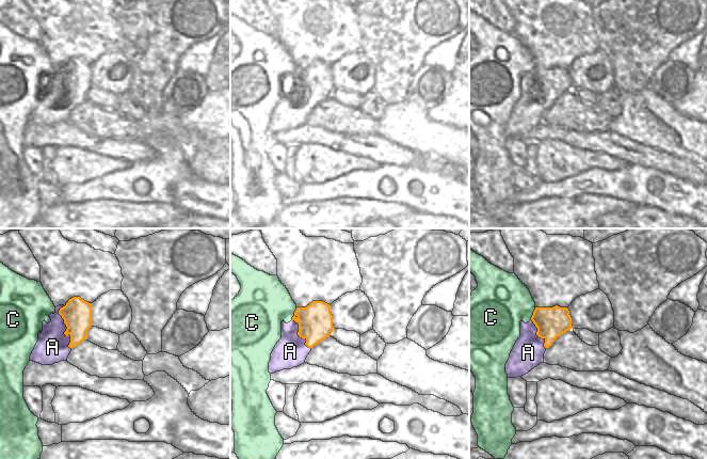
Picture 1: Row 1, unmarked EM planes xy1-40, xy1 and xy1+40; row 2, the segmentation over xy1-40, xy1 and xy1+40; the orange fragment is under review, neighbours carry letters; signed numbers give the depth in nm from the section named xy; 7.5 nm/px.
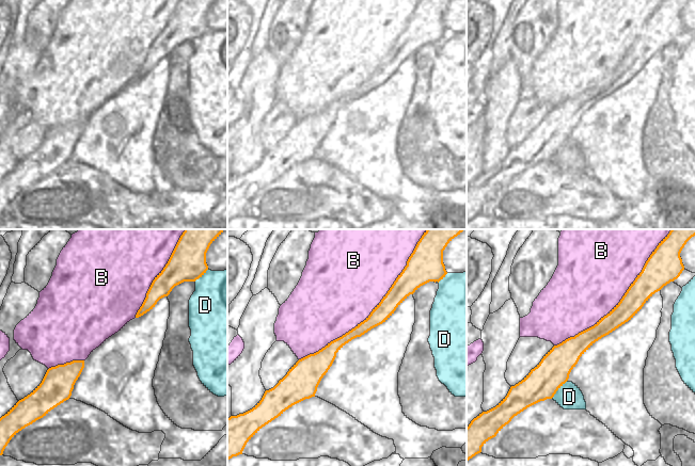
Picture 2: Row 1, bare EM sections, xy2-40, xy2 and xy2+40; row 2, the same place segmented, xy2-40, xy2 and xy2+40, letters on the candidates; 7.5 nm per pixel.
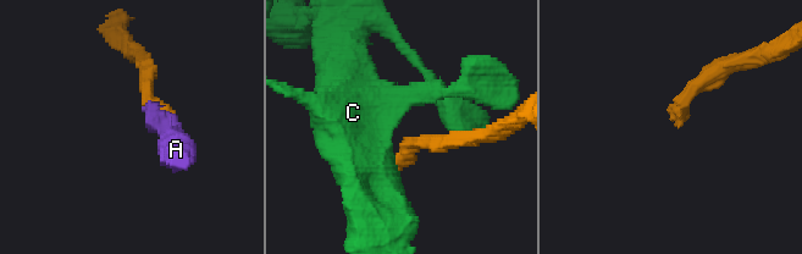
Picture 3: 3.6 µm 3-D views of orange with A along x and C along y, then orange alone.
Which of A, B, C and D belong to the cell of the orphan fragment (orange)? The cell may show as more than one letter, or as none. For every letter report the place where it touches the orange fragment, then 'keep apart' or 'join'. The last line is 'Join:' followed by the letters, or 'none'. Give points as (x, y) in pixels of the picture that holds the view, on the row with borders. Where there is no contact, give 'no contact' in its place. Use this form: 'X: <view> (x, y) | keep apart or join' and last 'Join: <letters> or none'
A: xy1-40 (66, 329) | join
B: xy2 (376, 307) | keep apart
C: xy1 (294, 314) | keep apart
D: xy2+40 (557, 389) | keep apart
Join: A

